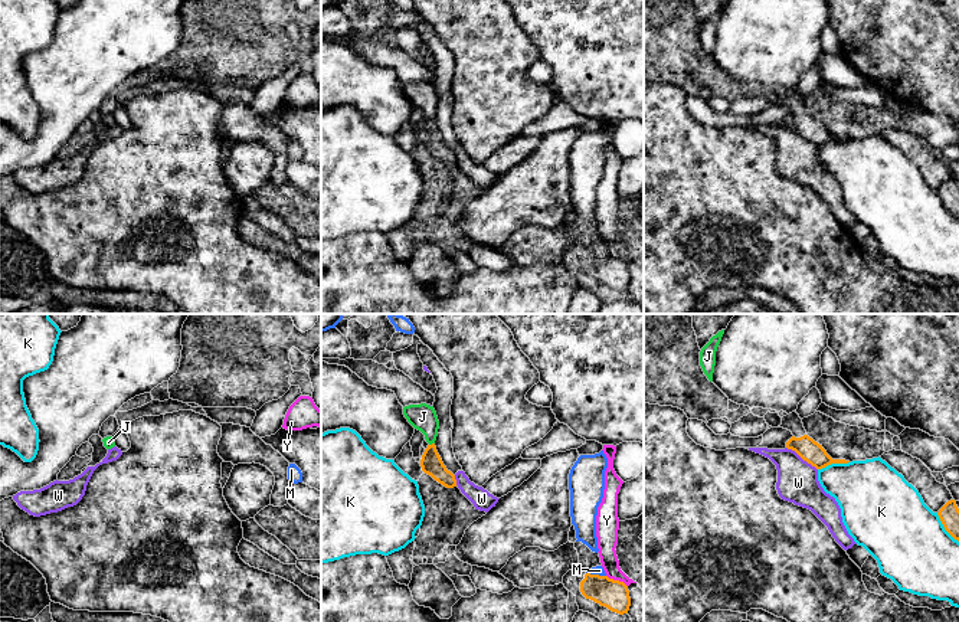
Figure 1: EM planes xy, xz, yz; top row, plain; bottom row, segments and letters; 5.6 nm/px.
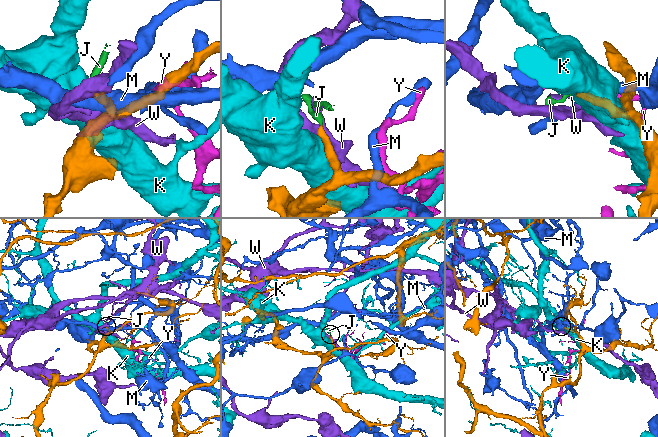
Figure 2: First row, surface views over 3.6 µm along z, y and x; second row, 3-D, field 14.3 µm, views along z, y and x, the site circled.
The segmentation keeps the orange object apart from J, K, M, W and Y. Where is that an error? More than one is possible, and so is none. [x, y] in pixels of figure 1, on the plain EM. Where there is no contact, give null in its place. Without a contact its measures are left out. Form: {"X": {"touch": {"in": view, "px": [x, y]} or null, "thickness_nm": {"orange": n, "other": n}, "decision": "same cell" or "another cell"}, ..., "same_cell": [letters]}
{"J": {"touch": {"in": "xz", "px": [432, 121]}, "thickness_nm": {"orange": 120, "other": 150}, "decision": "same cell"}, "K": {"touch": {"in": "yz", "px": [833, 140]}, "thickness_nm": {"orange": 120, "other": 360}, "decision": "another cell"}, "M": {"touch": {"in": "xz", "px": [596, 252]}, "thickness_nm": {"orange": 160, "other": 50}, "decision": "another cell"}, "W": {"touch": {"in": "yz", "px": [802, 136]}, "thickness_nm": {"orange": 120, "other": 220}, "decision": "another cell"}, "Y": {"touch": {"in": "xz", "px": [617, 258]}, "thickness_nm": {"orange": 160, "other": 110}, "decision": "another cell"}, "same_cell": ["J"]}

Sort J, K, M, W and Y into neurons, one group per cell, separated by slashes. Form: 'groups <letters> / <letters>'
groups J / K / M / W / Y

